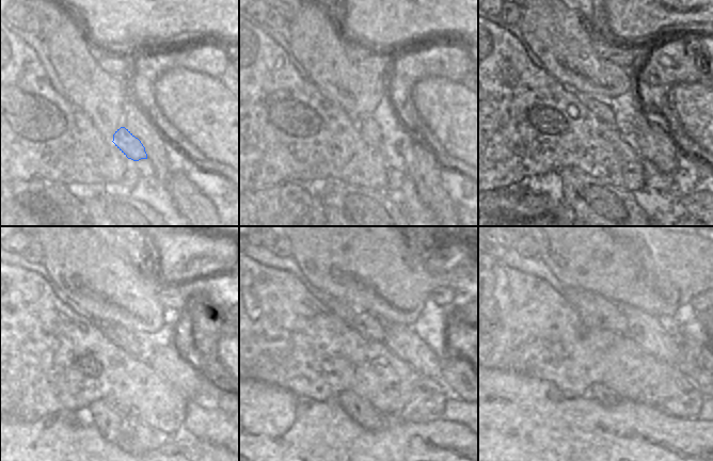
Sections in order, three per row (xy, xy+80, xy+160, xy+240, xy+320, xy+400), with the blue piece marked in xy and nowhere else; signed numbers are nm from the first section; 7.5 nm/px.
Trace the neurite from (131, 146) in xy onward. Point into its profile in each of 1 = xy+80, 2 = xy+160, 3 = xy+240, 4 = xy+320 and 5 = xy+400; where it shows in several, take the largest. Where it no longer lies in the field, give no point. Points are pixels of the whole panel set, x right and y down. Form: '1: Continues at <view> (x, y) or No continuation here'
1: Continues at xy+80 (366, 126)
2: Continues at xy+160 (597, 105)
3: Continues at xy+240 (122, 337)
4: Continues at xy+320 (368, 327)
5: Continues at xy+400 (595, 311).

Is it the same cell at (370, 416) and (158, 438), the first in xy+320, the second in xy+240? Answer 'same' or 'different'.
same

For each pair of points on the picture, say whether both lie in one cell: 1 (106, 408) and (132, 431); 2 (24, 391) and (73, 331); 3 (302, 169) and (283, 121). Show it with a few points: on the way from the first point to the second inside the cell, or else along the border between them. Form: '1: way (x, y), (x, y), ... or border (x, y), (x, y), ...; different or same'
1: way (112, 414), (126, 428); same
2: way (29, 376), (59, 346); same
3: way (302, 157), (302, 147), (289, 132); same

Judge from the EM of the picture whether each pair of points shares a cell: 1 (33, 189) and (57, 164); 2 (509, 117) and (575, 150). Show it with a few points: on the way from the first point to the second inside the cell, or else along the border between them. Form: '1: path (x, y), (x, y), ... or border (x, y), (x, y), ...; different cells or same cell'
1: border (18, 179), (45, 178), (67, 185); different cells
2: path (525, 123), (539, 134), (559, 136); same cell

